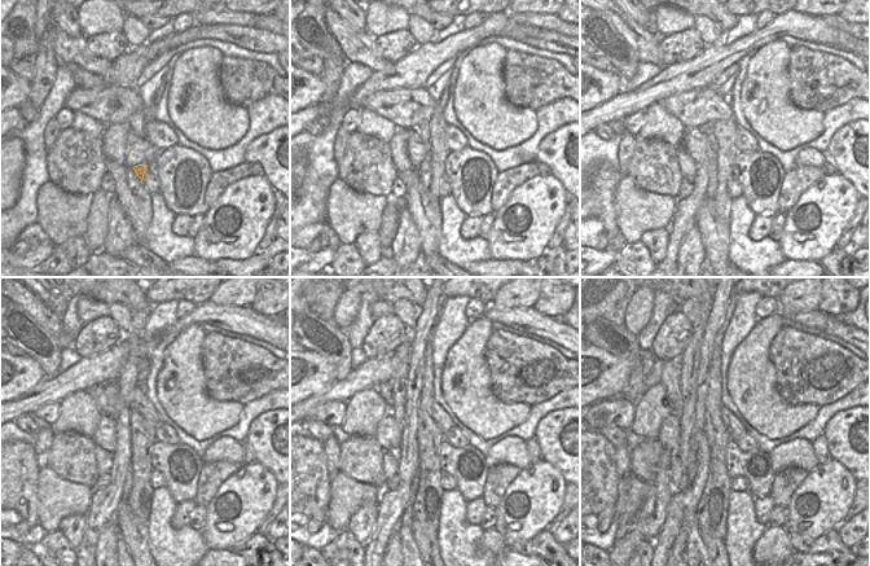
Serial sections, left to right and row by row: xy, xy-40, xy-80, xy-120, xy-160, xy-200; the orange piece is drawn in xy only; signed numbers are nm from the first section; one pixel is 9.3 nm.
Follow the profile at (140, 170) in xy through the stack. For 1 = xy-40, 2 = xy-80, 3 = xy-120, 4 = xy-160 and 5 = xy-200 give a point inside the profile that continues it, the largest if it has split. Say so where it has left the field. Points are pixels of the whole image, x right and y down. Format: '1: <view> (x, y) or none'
1: xy-40 (423, 171)
2: xy-80 (711, 187)
3: xy-120 (128, 481)
4: xy-160 (404, 532)
5: xy-200 (694, 540)

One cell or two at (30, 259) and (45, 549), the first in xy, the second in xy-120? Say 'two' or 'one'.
two

